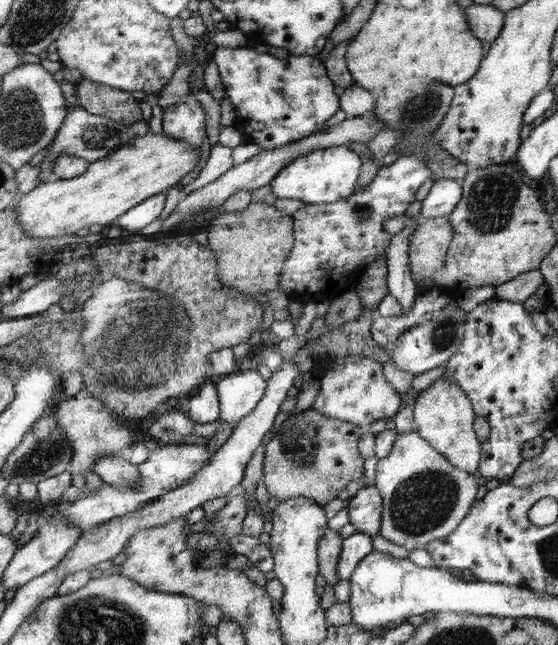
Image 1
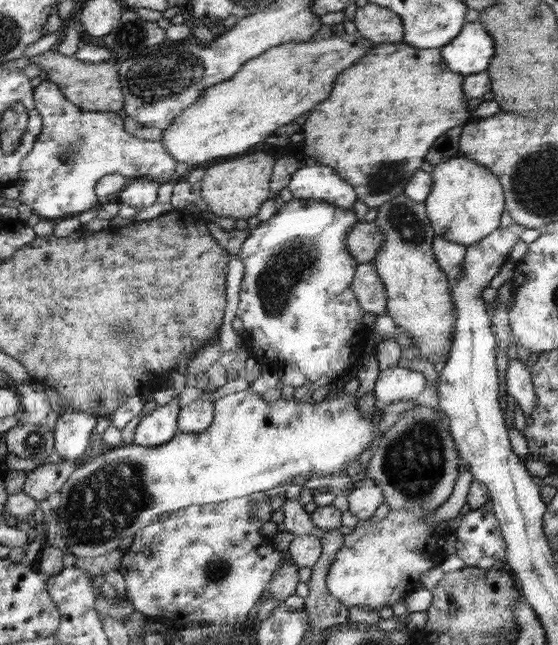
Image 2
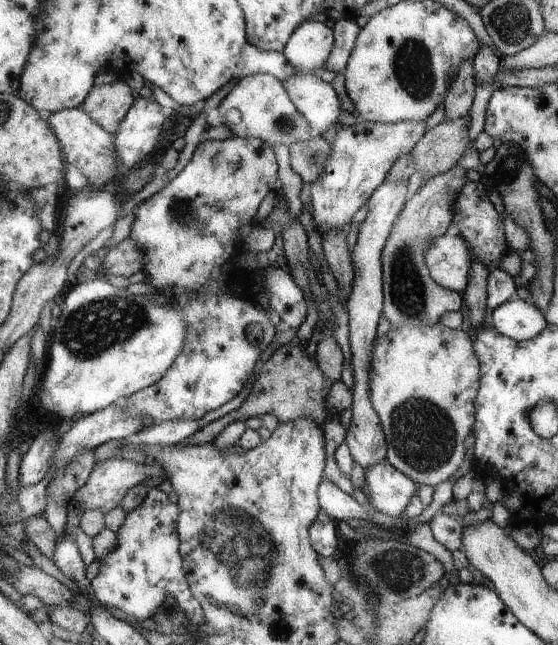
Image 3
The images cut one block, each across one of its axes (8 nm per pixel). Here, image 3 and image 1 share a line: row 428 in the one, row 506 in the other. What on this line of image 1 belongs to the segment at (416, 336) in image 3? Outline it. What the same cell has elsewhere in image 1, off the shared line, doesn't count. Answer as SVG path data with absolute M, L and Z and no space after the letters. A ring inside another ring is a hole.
M415 427L411 431L398 434L388 457L377 462L374 486L383 498L380 536L403 546L409 552L416 548L426 548L433 540L445 539L457 530L470 509L476 505L475 498L481 482L478 475L469 474L450 464L450 461L434 450Z

